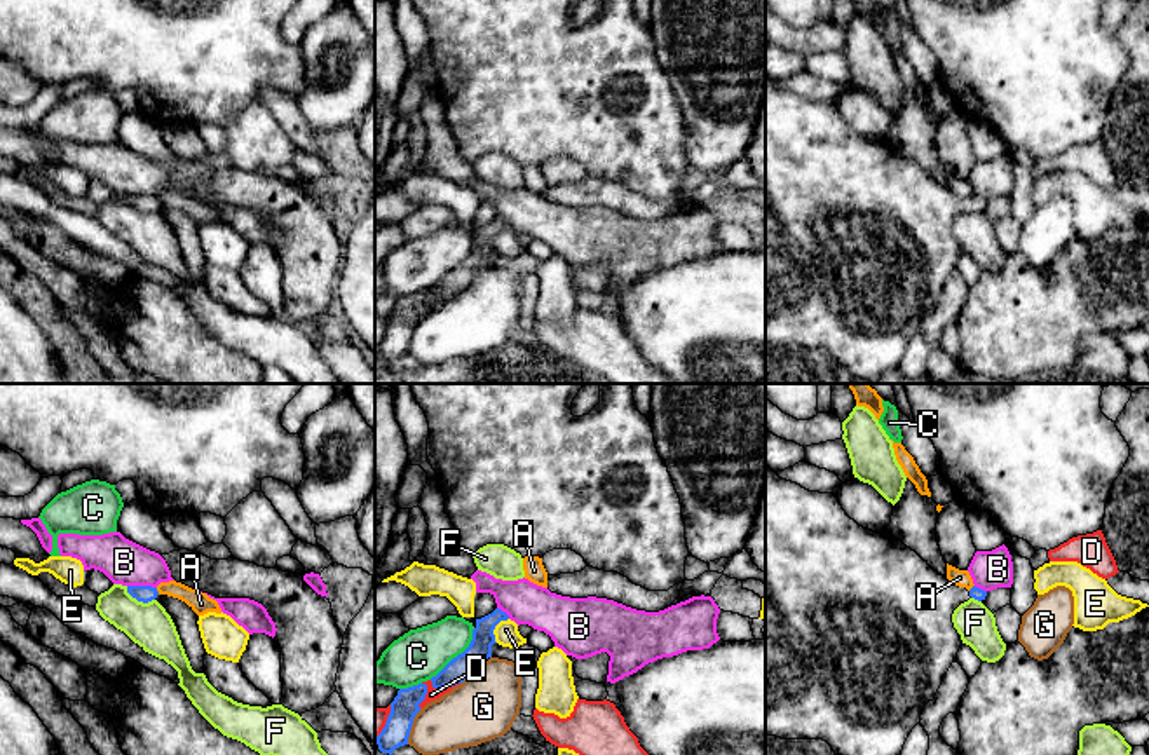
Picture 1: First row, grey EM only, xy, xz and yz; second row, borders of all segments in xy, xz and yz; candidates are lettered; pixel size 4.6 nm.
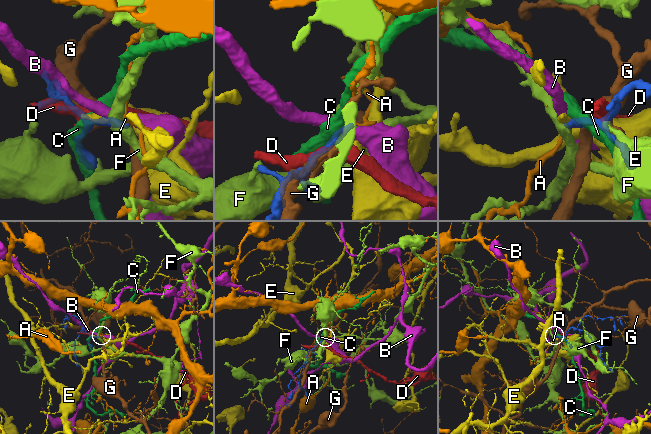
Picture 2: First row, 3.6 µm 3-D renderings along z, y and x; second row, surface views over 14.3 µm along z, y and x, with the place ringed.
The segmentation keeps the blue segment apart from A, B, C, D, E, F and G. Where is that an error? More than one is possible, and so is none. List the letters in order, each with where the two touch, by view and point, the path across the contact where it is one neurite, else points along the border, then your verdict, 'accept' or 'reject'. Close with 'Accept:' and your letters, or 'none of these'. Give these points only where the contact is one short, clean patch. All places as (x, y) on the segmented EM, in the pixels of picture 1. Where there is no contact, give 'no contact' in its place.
A: xy (157, 591) | along xy (156, 588), (159, 593) | reject
B: xy (142, 586) | along xy (128, 584), (150, 584), (156, 588) | reject
C: xz (459, 654) | reject
D: xz (443, 686) | reject
E: xz (494, 628) | along xz (508, 618), (496, 626), (496, 642) | reject
F: xy (138, 600) | reject
G: xz (412, 724) | reject
Accept: none of these

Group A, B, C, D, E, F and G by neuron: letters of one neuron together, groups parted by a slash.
A / B / C / D / E / F / G

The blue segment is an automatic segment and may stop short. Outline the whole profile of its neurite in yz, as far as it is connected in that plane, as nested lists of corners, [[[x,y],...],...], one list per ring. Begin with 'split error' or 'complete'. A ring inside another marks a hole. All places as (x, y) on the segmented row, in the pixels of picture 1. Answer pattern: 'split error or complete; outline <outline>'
split error; outline [[[765,466],[765,734],[781,739],[823,739],[835,755],[901,755],[908,734],[921,722],[922,708],[935,699],[962,645],[952,622],[954,610],[969,598],[982,602],[985,596],[987,591],[976,586],[968,591],[935,572],[889,532],[877,534],[860,527],[846,514],[837,495],[809,492],[781,480]]]

